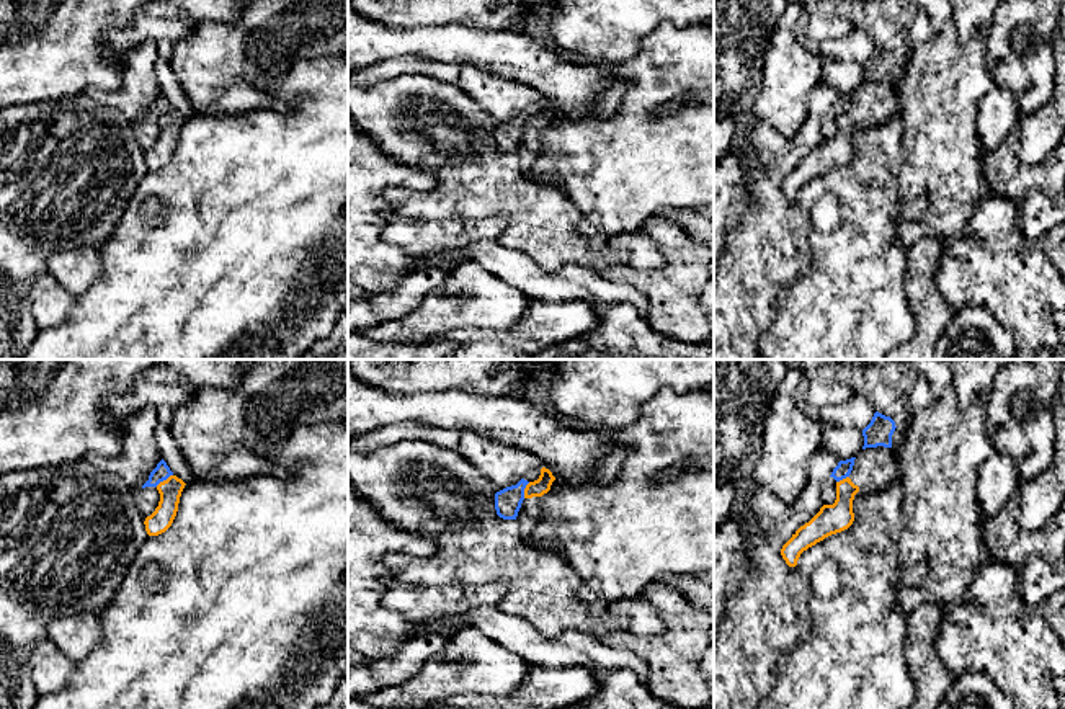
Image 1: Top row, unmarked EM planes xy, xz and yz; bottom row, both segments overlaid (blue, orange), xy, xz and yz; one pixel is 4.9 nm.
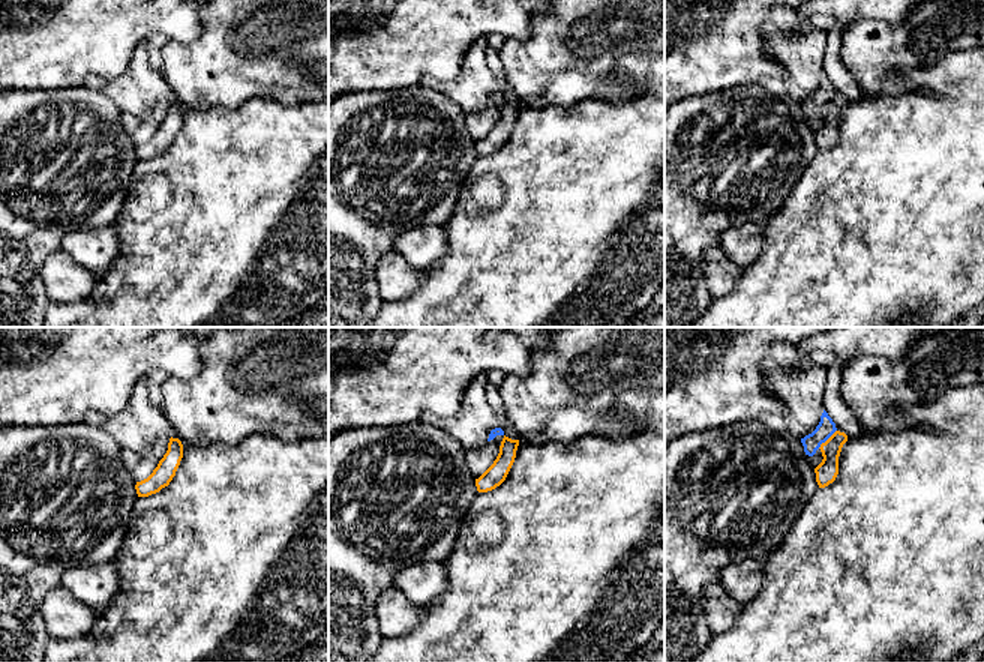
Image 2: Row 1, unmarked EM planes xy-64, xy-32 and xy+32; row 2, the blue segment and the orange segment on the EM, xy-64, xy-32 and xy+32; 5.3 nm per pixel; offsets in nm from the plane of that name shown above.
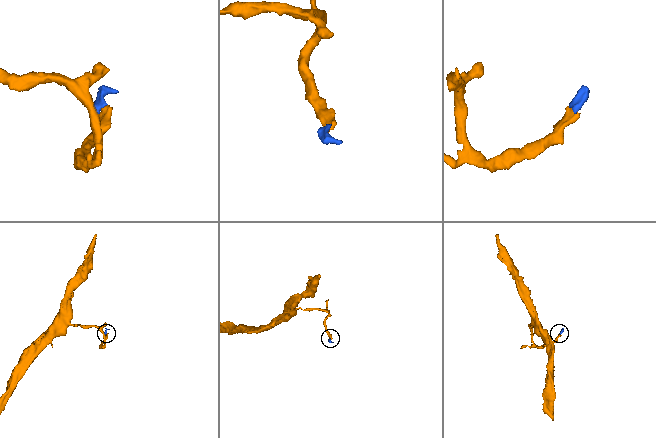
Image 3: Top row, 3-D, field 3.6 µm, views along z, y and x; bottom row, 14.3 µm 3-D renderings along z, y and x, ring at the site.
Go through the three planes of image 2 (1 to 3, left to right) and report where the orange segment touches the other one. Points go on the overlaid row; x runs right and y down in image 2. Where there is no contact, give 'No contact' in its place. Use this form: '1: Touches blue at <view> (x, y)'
1: No contact
2: No contact
3: Touches blue at xy+32 (827, 439)

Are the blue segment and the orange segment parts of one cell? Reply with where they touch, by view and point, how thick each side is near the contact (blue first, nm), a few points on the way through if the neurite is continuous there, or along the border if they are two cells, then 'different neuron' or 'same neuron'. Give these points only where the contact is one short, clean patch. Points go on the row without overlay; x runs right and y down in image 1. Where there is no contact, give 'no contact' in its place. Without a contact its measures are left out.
xy (164, 113) | 80/110 nm | along xy (172, 108), (155, 120) | different neuron

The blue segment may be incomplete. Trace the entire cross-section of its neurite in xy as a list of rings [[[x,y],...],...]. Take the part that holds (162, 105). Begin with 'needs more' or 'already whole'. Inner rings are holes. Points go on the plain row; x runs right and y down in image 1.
needs more | [[[162,93],[157,101],[150,106],[149,114],[139,123],[132,126],[132,134],[136,137],[136,142],[144,150],[150,150],[160,136],[160,127],[157,124],[157,119],[163,114],[167,114],[173,106],[167,100],[167,96]]]

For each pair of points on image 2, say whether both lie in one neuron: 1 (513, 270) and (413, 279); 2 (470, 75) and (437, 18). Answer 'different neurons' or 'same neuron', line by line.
1: different neurons
2: different neurons

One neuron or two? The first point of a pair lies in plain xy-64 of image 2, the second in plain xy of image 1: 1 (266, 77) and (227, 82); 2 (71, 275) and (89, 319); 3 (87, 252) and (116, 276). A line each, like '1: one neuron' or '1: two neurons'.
1: one neuron
2: two neurons
3: two neurons

